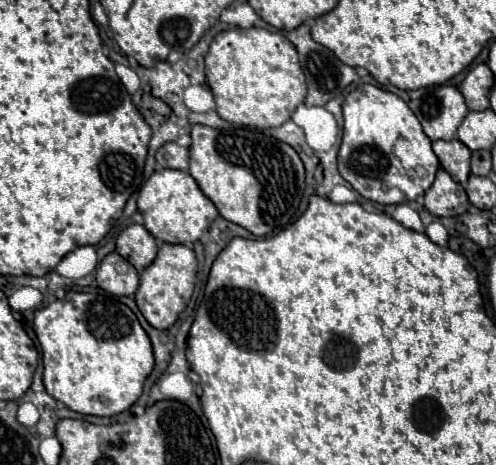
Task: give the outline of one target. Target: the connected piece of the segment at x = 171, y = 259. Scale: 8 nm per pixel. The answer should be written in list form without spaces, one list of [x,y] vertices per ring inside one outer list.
[[[183,244],[159,246],[159,252],[153,264],[141,272],[139,290],[135,294],[137,308],[141,310],[141,314],[153,328],[165,330],[175,324],[175,320],[179,318],[179,314],[187,308],[187,302],[191,300],[195,274],[197,274],[197,258],[189,246],[183,246]]]

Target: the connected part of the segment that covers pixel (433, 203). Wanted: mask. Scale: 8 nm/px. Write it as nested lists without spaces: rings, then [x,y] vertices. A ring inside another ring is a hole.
[[[441,168],[433,186],[425,192],[425,208],[435,216],[459,216],[469,208],[465,190]]]

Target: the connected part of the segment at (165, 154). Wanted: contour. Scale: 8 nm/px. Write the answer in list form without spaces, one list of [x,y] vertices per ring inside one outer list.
[[[175,142],[163,144],[157,150],[155,158],[157,158],[157,164],[163,168],[175,168],[175,170],[183,170],[183,172],[189,168],[189,150]]]

